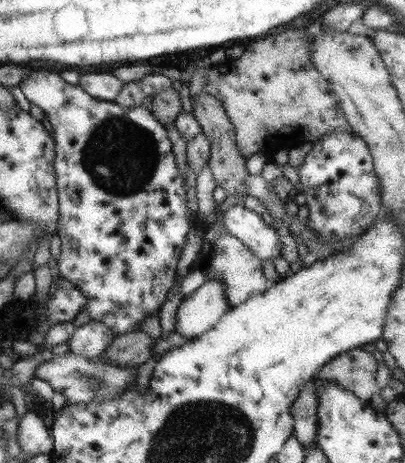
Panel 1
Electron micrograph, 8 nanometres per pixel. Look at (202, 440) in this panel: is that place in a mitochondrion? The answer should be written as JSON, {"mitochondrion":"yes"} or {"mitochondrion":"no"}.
{"mitochondrion":"yes"}

